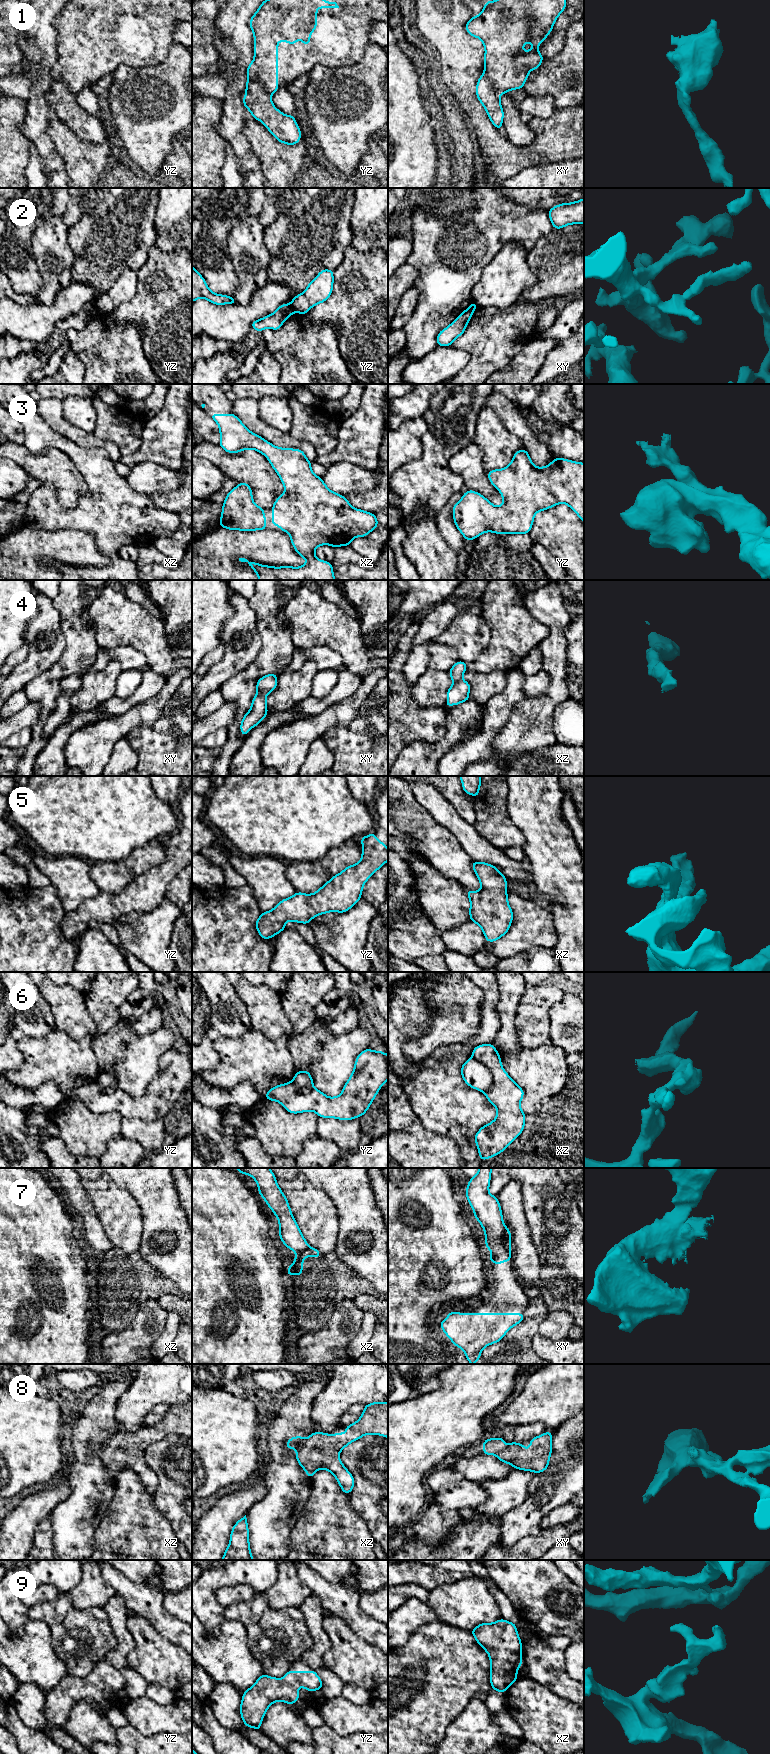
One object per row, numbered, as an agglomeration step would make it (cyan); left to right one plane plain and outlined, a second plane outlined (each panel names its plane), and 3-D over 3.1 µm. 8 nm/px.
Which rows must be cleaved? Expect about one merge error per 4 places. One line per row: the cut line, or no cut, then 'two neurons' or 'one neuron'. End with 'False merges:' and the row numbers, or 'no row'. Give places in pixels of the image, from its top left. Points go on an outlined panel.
1: yz (248, 80), (257, 79), (271, 94) | two neurons
2: yz (290, 304), (294, 311) | two neurons
3: no cut | one neuron
4: no cut | one neuron
5: no cut | one neuron
6: xz (471, 1057), (481, 1062), (488, 1069), (491, 1076), (490, 1090) | two neurons
7: xy (504, 1226), (504, 1244), (508, 1251) | two neurons
8: xz (304, 1439), (297, 1449) | two neurons
9: no cut | one neuron
False merges: 1, 2, 6, 7, 8

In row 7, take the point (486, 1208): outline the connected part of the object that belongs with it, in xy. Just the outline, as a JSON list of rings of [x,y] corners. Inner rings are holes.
[[[479,1168],[465,1193],[475,1218],[483,1227],[485,1245],[491,1251],[490,1262],[502,1264],[511,1261],[511,1255],[504,1243],[505,1224],[498,1198],[489,1193],[491,1171],[492,1168]]]

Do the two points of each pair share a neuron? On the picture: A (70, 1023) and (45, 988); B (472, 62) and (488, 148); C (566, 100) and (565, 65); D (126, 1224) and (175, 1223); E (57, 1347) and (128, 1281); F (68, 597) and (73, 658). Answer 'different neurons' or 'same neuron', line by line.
A: same neuron
B: same neuron
C: same neuron
D: different neurons
E: different neurons
F: same neuron

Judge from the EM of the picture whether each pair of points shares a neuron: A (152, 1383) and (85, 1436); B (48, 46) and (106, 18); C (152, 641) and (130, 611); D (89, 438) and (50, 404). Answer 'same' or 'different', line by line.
A: different
B: different
C: same
D: same

